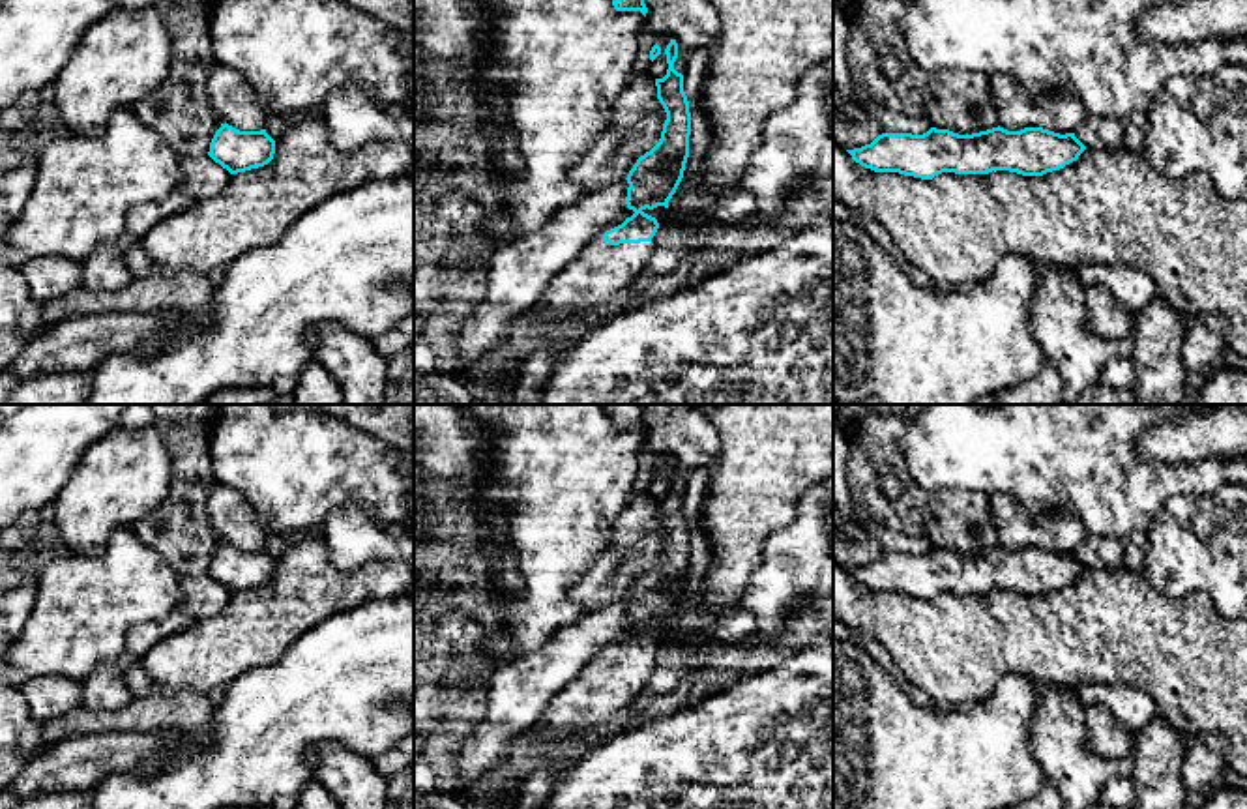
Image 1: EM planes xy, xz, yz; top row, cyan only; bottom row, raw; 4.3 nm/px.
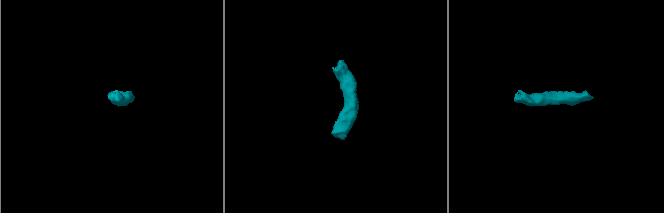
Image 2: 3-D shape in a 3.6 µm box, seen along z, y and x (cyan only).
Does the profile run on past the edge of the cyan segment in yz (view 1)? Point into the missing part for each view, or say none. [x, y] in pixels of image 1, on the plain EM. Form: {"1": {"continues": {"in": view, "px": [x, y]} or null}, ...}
{"1": {"continues": null}}

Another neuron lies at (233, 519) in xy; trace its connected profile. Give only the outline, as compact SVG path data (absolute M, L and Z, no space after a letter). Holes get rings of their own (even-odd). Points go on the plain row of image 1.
M221 483L213 485L206 506L208 521L221 543L240 551L260 551L273 534L236 491Z

